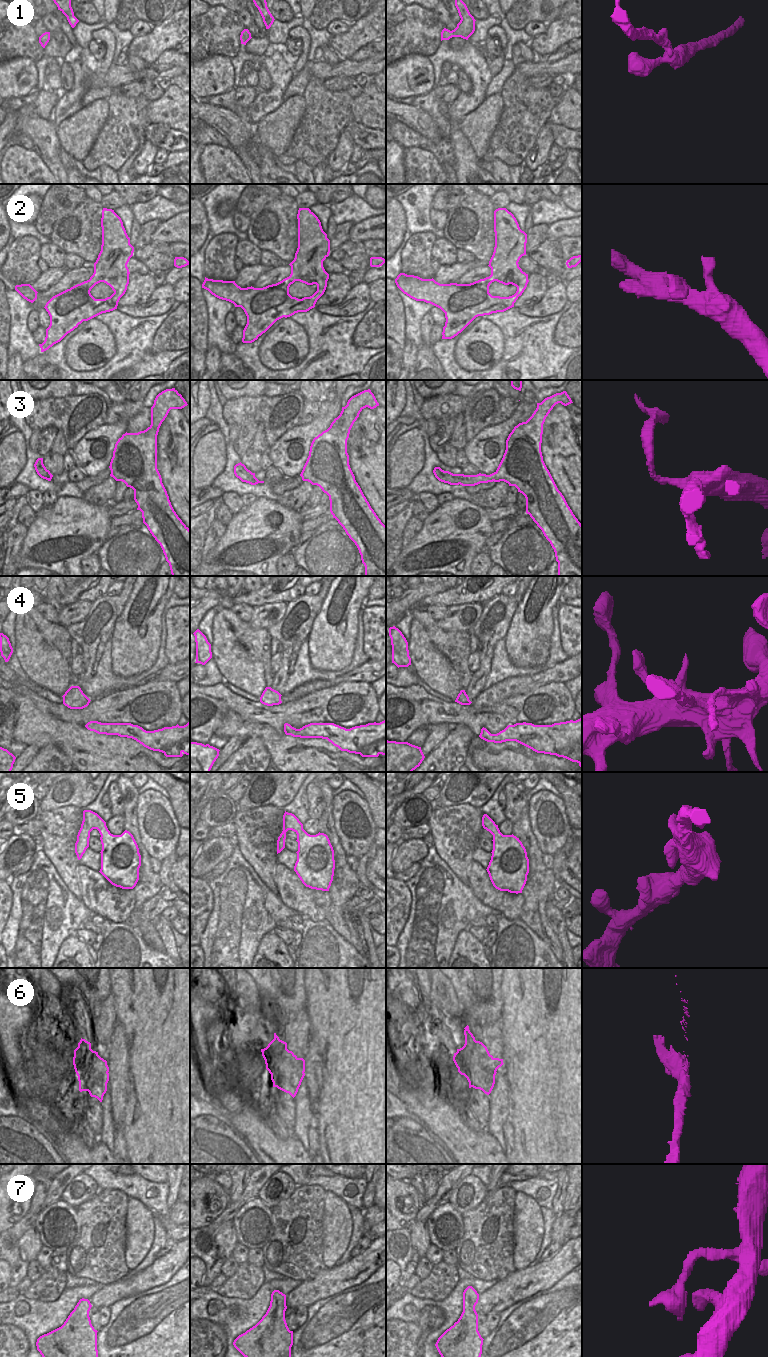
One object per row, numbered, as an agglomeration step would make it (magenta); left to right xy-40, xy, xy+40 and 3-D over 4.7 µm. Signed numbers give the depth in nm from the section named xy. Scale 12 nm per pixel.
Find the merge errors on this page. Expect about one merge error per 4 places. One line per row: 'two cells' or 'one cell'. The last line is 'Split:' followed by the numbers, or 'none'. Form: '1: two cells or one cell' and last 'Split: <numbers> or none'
1: one cell
2: one cell
3: two cells
4: one cell
5: one cell
6: two cells
7: one cell
Split: 3, 6

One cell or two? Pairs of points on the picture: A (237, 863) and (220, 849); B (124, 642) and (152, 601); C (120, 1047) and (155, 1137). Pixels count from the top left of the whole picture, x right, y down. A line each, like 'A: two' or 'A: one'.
A: two
B: one
C: two

